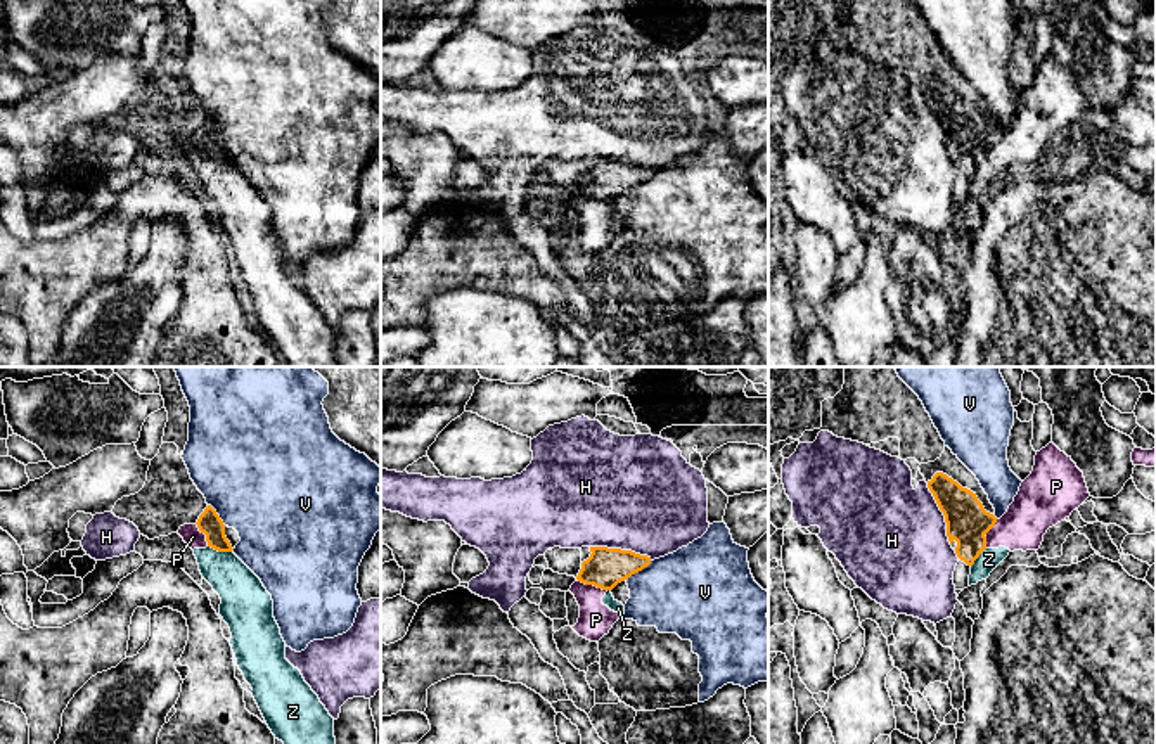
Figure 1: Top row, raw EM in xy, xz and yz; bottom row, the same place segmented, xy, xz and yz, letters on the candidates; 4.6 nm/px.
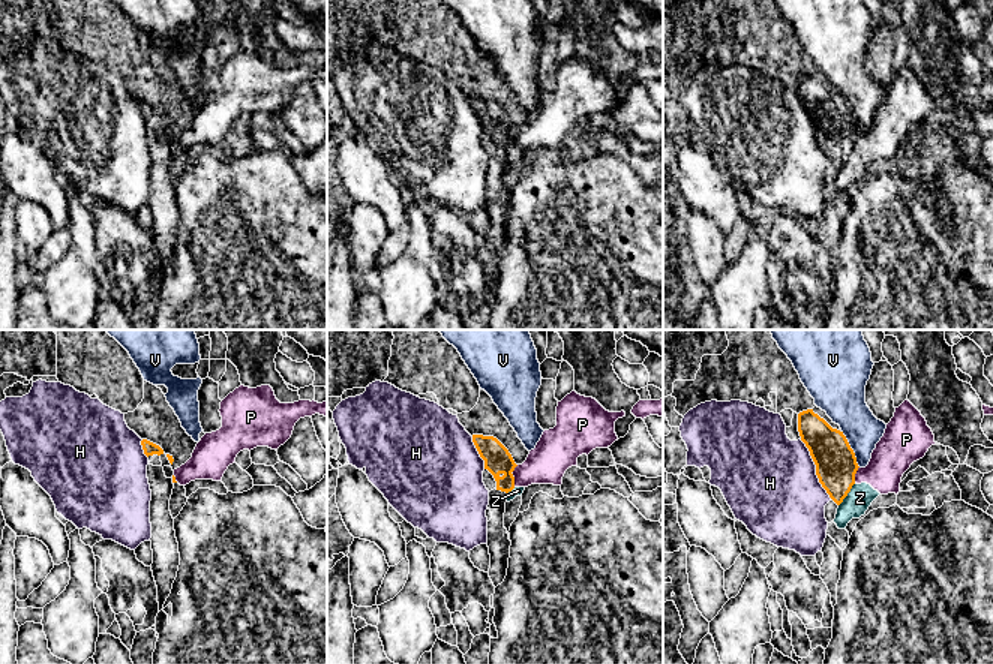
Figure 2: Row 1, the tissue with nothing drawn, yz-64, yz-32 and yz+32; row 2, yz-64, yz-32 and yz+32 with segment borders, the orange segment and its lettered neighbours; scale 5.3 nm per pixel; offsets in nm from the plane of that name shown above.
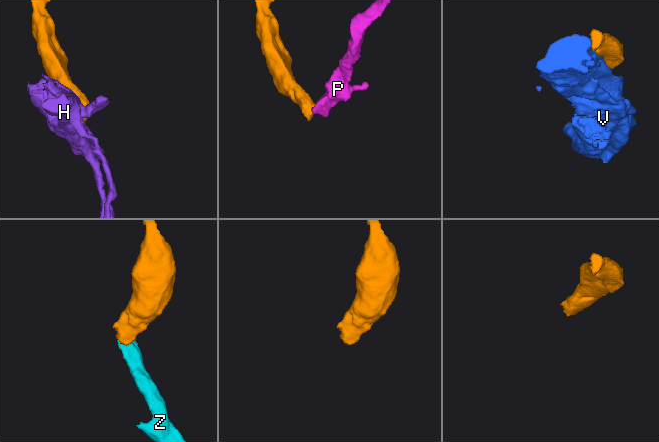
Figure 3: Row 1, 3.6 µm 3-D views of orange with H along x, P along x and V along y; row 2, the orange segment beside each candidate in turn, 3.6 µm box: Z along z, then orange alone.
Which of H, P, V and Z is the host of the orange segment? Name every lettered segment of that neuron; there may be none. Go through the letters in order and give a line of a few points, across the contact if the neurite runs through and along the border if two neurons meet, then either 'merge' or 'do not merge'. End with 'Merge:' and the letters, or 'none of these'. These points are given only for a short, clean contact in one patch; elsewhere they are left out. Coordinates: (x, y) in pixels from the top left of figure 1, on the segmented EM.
H: do not merge
P: line xz (577, 578), (606, 590); do not merge
V: do not merge
Z: line xy (208, 545), (218, 551), (232, 551); do not merge
Merge: none of these

